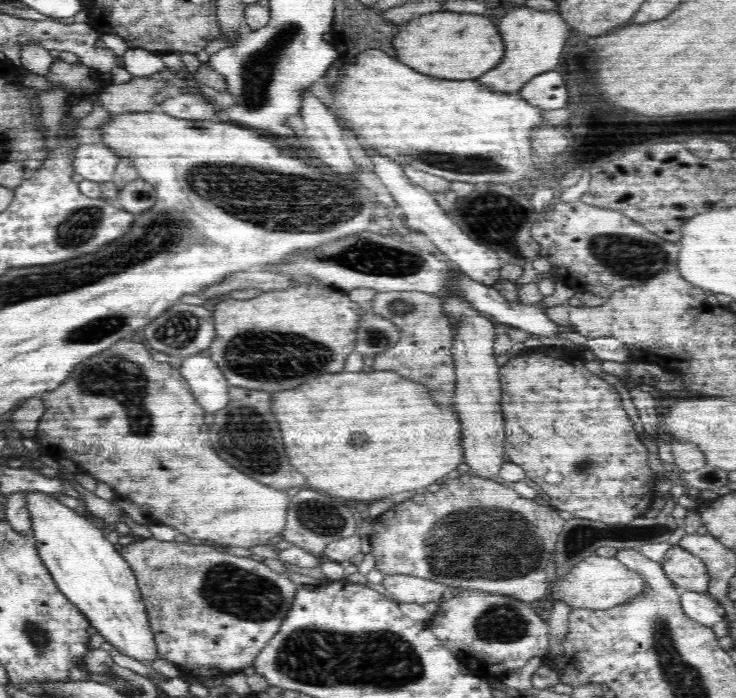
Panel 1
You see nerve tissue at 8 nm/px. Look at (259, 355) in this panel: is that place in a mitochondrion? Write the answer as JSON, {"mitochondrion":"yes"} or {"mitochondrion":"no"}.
{"mitochondrion":"yes"}

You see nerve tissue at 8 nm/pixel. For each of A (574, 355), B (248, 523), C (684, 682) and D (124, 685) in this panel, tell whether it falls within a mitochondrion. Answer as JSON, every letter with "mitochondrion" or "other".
{"A":"other","B":"other","C":"mitochondrion","D":"mitochondrion"}

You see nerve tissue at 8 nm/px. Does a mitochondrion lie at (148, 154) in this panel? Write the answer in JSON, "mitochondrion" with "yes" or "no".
{"mitochondrion":"no"}

